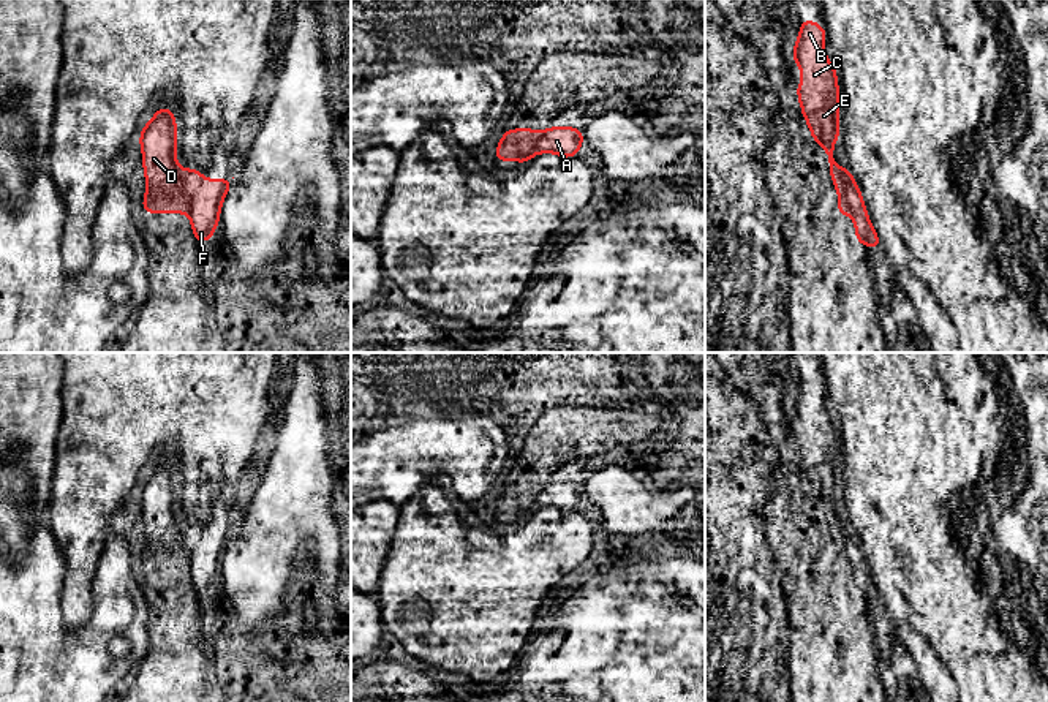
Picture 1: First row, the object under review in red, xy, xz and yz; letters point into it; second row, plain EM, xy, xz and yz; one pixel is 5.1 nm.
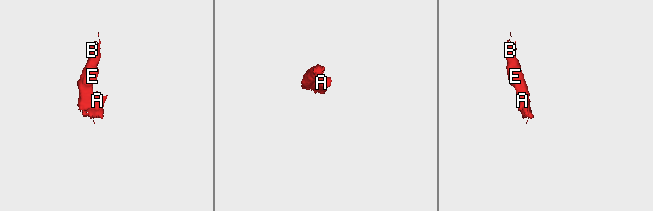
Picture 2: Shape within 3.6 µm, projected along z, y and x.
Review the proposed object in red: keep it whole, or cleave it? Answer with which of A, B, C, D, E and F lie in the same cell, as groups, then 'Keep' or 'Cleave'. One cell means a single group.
Groups: A F / B C D E. Cleave

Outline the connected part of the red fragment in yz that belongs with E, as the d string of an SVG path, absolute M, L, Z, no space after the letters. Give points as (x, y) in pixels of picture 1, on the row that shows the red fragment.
M808 19L798 22L800 33L792 58L800 66L801 82L795 89L801 114L811 130L812 142L824 147L830 177L839 196L838 215L852 215L846 198L846 185L835 160L835 142L839 139L839 85L835 65L825 54L827 32L824 25Z

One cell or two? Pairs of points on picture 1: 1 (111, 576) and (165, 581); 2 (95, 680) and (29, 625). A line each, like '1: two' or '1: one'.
1: two
2: one

